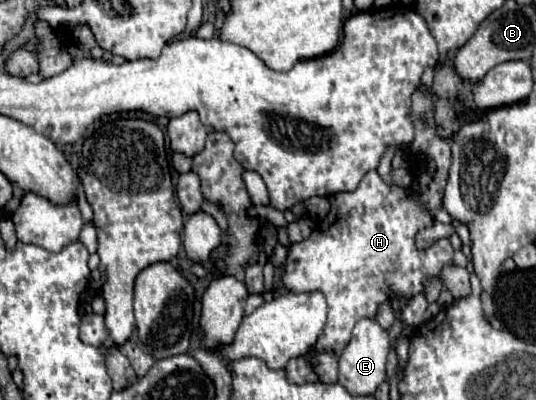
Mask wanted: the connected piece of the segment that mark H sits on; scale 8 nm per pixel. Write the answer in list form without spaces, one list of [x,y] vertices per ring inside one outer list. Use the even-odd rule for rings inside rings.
[[[420,89],[412,95],[412,115],[416,119],[416,139],[414,143],[406,149],[414,165],[410,167],[412,171],[412,187],[402,189],[402,187],[388,187],[376,171],[370,171],[358,185],[356,191],[352,193],[338,193],[334,197],[334,207],[330,209],[328,217],[322,221],[322,225],[302,243],[294,243],[288,247],[288,259],[284,265],[284,285],[292,293],[310,293],[310,291],[322,291],[328,303],[328,323],[324,333],[320,335],[316,349],[312,351],[336,351],[342,353],[342,349],[348,345],[352,337],[352,329],[358,319],[362,317],[374,317],[376,309],[380,303],[392,299],[392,297],[412,297],[416,293],[424,291],[424,283],[428,277],[438,277],[442,265],[452,263],[454,249],[448,239],[436,241],[430,249],[418,251],[414,245],[414,235],[420,227],[430,225],[432,217],[430,213],[438,211],[442,207],[442,189],[448,179],[448,167],[450,167],[450,143],[452,139],[440,139],[434,135],[434,123],[432,123],[432,97],[424,95]],[[420,115],[426,115],[426,125],[420,123]],[[416,199],[426,201],[428,209],[418,207]]]

